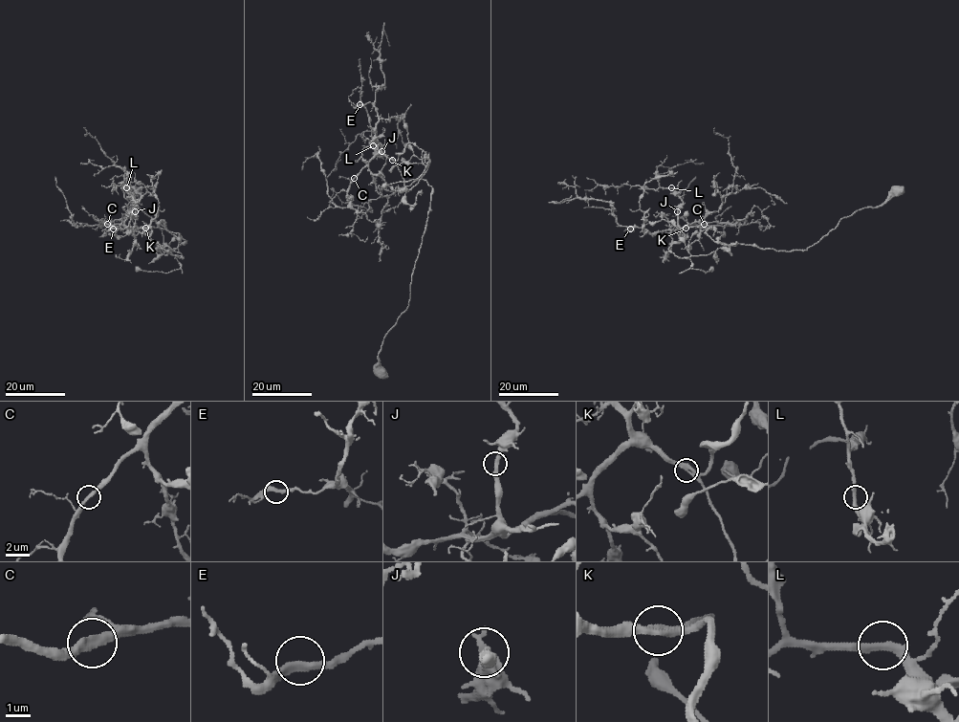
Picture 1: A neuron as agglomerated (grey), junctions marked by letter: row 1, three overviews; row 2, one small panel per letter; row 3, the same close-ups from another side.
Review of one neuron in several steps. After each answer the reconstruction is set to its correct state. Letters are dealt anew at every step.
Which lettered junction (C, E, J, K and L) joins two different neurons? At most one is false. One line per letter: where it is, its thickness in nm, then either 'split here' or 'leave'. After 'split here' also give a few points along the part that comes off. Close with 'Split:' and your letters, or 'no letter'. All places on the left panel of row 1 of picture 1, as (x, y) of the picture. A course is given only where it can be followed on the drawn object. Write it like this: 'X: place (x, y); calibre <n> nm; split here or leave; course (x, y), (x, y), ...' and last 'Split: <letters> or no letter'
C: place (107, 224); calibre 340 nm; leave
E: place (113, 229); calibre 320 nm; leave
J: place (135, 211); calibre 320 nm; leave
K: place (145, 228); calibre 340 nm; leave
L: place (126, 187); calibre 320 nm; leave
Split: no letter

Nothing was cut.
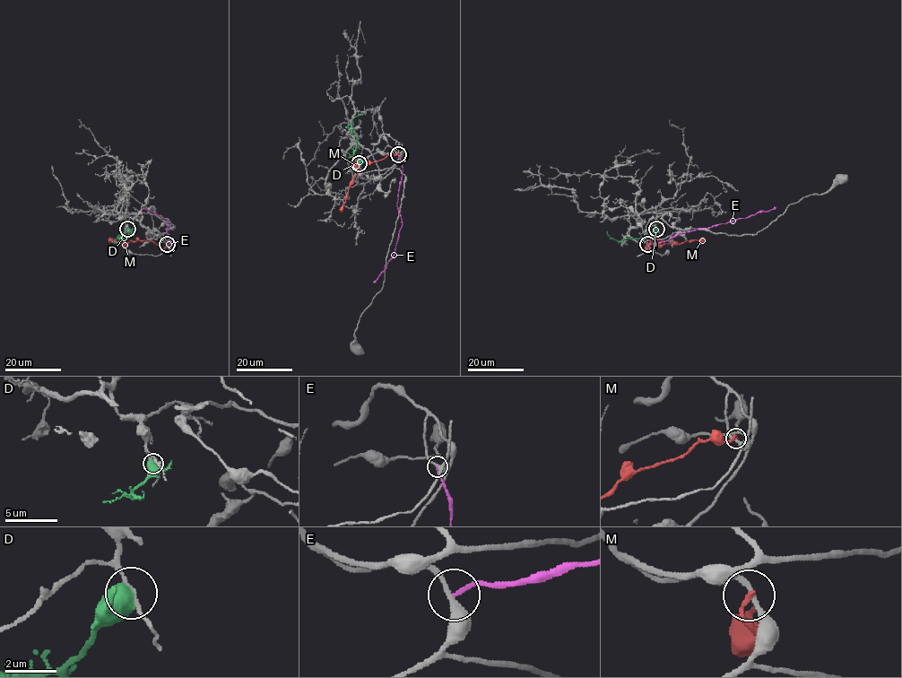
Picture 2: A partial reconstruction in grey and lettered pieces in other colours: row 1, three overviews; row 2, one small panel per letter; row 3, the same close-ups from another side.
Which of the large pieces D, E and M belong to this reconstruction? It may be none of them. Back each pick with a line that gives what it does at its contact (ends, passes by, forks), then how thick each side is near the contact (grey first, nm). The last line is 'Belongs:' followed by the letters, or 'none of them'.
Belongs: none of them

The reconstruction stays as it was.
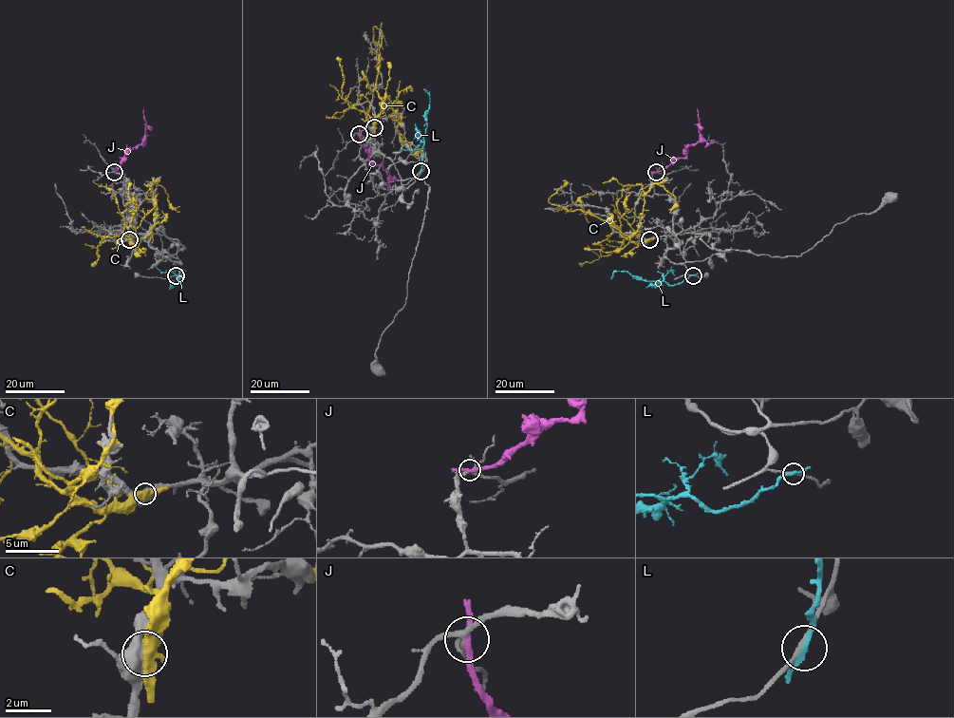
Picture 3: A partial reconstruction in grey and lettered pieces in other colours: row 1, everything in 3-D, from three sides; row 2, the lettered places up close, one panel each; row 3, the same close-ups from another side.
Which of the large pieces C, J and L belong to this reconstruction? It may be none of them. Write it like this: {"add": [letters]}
{"add": []}

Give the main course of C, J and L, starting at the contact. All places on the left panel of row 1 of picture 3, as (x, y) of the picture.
C: (128, 239), (132, 243), (139, 241), (131, 226), (136, 204), (128, 198), (128, 180)
J: (114, 171), (124, 157), (143, 140), (143, 108)
L: (176, 275), (177, 285), (185, 271), (178, 279)

